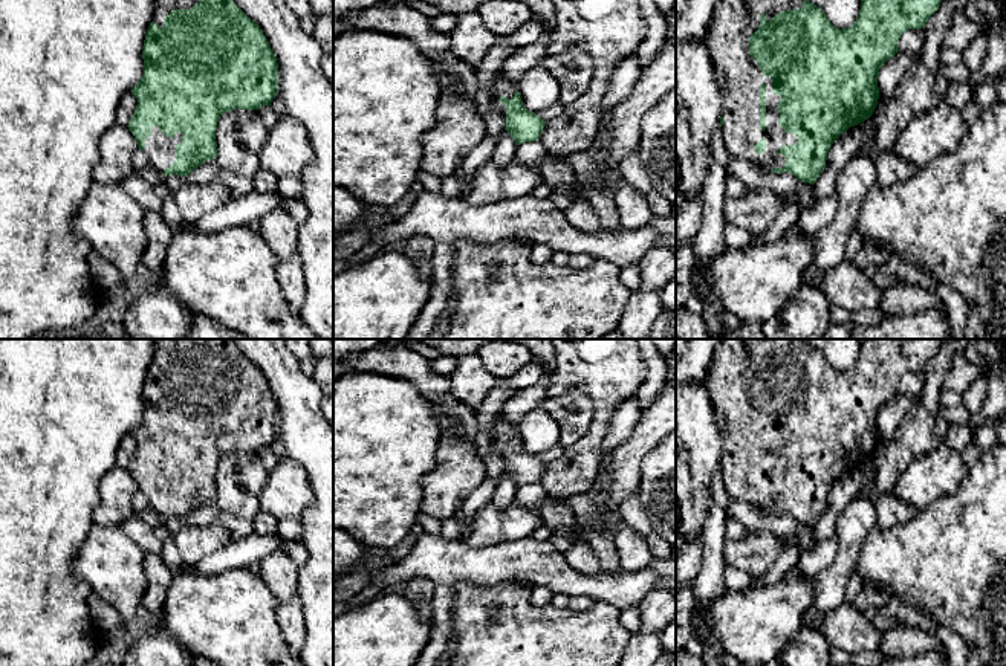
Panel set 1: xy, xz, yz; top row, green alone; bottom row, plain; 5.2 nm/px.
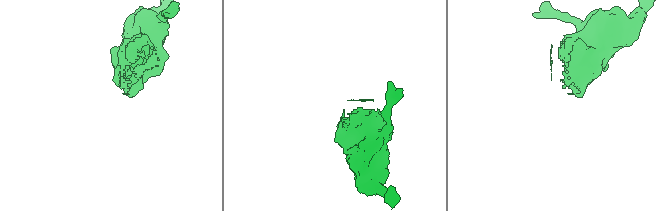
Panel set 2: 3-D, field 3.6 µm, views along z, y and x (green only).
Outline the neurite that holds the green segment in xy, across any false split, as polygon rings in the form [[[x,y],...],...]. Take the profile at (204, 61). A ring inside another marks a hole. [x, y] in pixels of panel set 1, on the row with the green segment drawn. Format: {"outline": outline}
{"outline": [[[156,0],[142,46],[142,60],[144,75],[131,89],[138,105],[127,127],[150,165],[164,176],[188,177],[193,170],[216,159],[216,130],[220,116],[235,108],[258,110],[261,105],[271,105],[278,93],[278,63],[274,50],[260,26],[232,0]]]}

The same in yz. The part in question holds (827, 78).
{"outline": [[[719,0],[705,43],[723,98],[720,127],[729,154],[766,165],[772,173],[790,173],[813,185],[826,168],[830,145],[850,127],[873,115],[879,99],[879,69],[899,52],[901,35],[910,29],[922,29],[940,2],[861,0],[856,21],[839,29],[807,0]]]}

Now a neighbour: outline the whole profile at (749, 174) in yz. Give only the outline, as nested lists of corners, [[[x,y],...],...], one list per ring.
[[[731,156],[726,166],[729,176],[737,177],[746,188],[772,191],[775,194],[789,194],[798,185],[804,183],[790,173],[764,173],[757,163]]]

